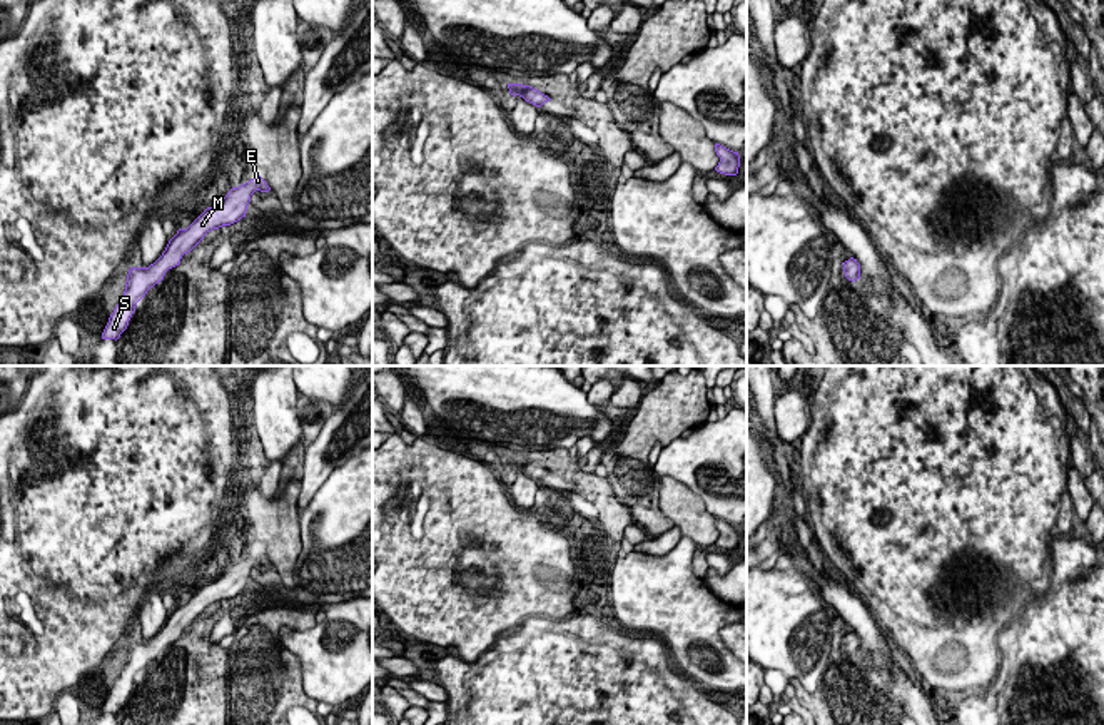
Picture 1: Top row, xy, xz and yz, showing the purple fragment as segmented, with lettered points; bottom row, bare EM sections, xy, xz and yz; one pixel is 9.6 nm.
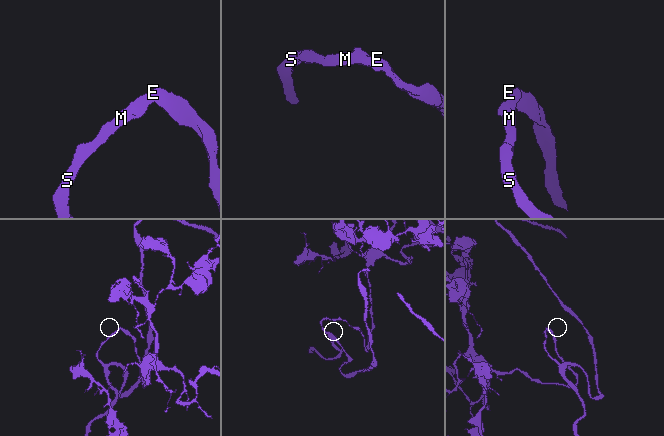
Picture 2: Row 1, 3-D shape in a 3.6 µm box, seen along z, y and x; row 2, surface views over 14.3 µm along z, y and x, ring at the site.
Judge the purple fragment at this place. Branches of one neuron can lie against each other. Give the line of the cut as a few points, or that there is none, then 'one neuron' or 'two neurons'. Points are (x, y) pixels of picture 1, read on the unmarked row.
cut none; one neuron

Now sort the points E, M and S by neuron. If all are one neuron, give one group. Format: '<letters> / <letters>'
E M S

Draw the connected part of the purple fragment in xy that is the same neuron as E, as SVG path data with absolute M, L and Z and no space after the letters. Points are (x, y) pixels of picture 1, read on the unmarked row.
M261 550L239 561L232 561L220 576L207 581L187 603L179 603L154 638L149 641L130 641L124 670L110 688L102 713L117 715L120 712L129 700L137 677L150 662L164 653L169 643L179 640L182 630L190 626L207 606L222 600L230 600L246 591L247 578L256 565L271 565Z

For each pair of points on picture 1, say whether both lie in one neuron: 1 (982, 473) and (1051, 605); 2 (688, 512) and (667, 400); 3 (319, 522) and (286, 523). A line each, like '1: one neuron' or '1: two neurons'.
1: two neurons
2: two neurons
3: two neurons

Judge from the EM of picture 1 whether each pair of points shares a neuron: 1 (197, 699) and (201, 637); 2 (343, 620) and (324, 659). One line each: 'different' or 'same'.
1: same
2: same

